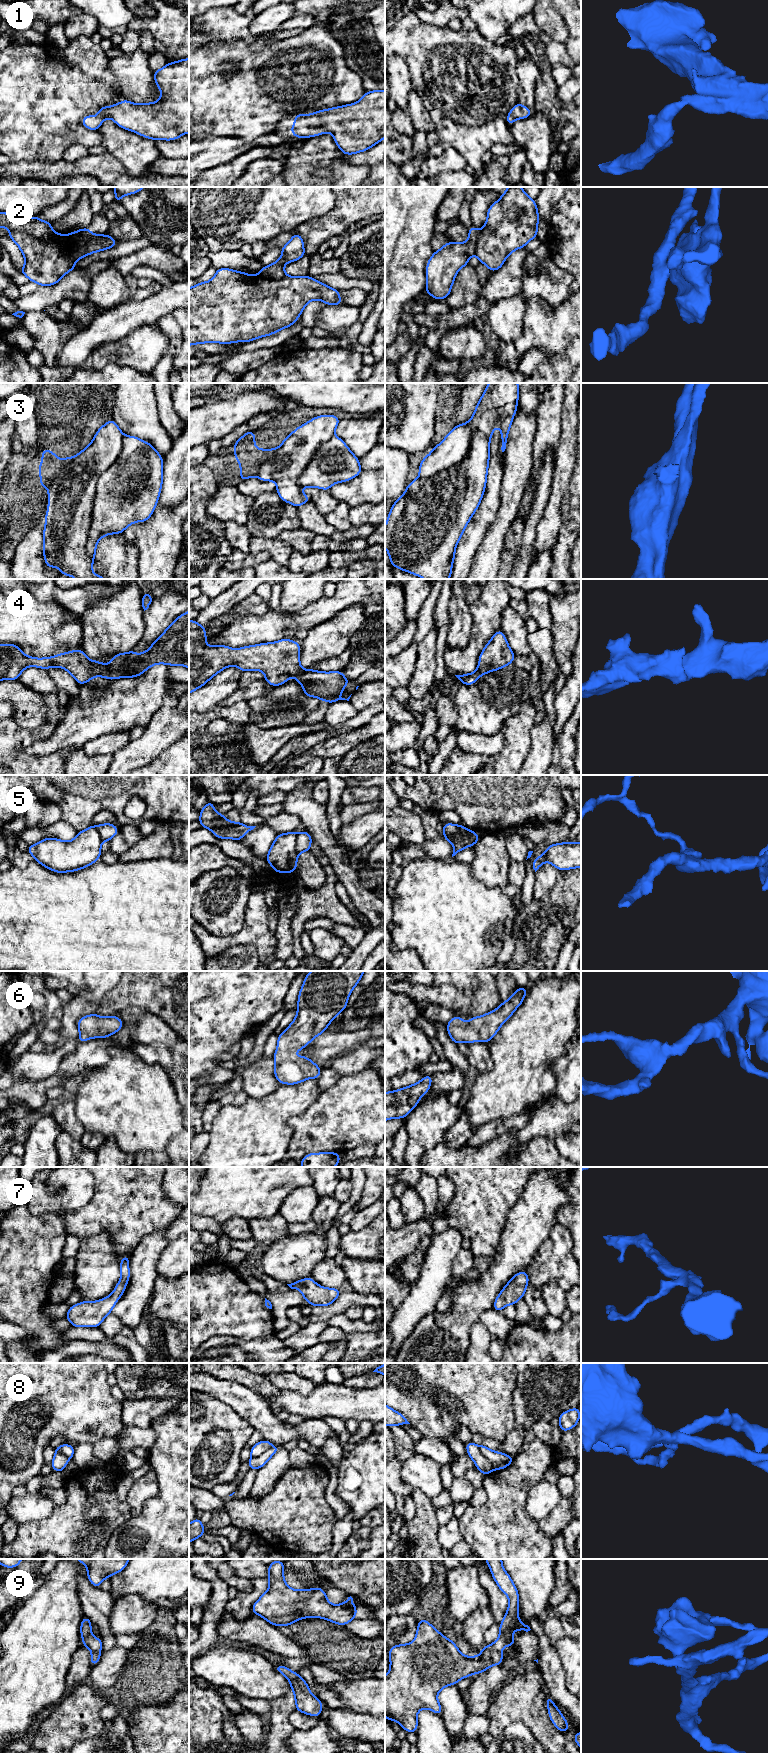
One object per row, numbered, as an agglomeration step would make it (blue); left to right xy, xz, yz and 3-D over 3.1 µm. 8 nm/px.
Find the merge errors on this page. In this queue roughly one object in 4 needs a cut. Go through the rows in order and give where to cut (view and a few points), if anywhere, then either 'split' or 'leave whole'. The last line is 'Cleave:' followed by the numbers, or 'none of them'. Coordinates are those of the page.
1: cut none; leave whole
2: cut xy (92, 235), (80, 249), (73, 246), (68, 239); split
3: cut xy (123, 435), (120, 455), (96, 482), (86, 546), (92, 559); split
4: cut none; leave whole
5: cut yz (467, 829), (458, 836), (443, 835); split
6: cut none; leave whole
7: cut none; leave whole
8: cut yz (478, 1446), (481, 1454), (493, 1469); split
9: cut none; leave whole
Cleave: 2, 3, 5, 8

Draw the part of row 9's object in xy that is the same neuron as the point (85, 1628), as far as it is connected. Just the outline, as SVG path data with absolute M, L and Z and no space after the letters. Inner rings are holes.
M84 1616L80 1626L81 1638L83 1639L82 1647L88 1647L91 1649L91 1666L95 1666L100 1661L102 1639L95 1638L92 1635L91 1630L92 1622L87 1616Z

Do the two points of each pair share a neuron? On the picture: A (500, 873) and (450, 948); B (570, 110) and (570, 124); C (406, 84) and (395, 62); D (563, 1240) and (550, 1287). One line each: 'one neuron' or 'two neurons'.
A: two neurons
B: one neuron
C: one neuron
D: two neurons

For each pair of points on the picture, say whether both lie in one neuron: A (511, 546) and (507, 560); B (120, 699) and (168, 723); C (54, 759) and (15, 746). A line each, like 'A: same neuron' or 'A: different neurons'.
A: same neuron
B: different neurons
C: same neuron

